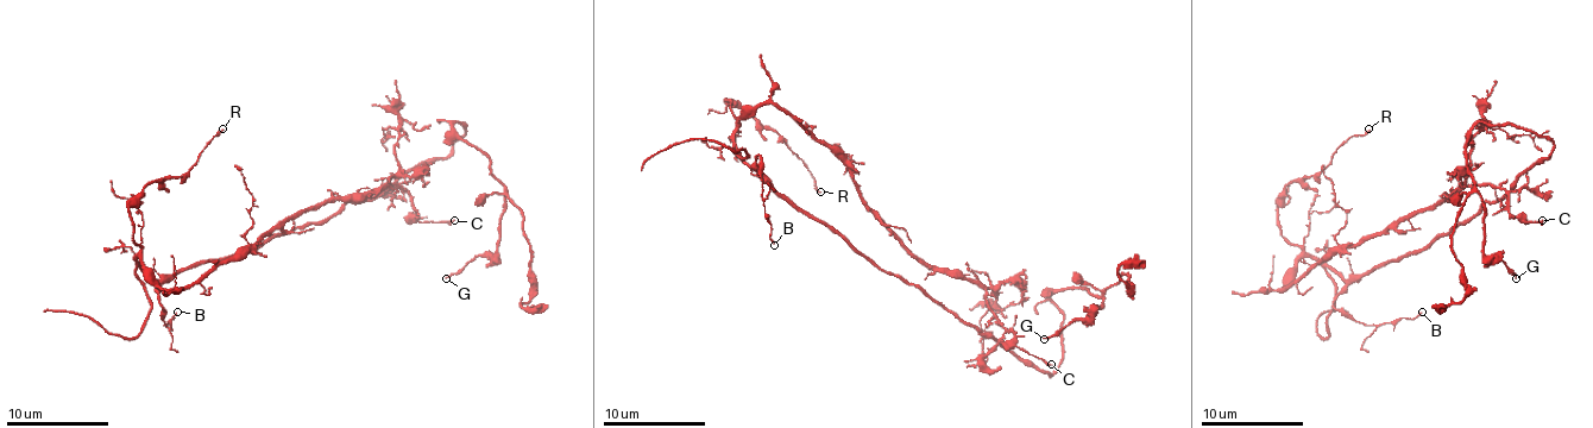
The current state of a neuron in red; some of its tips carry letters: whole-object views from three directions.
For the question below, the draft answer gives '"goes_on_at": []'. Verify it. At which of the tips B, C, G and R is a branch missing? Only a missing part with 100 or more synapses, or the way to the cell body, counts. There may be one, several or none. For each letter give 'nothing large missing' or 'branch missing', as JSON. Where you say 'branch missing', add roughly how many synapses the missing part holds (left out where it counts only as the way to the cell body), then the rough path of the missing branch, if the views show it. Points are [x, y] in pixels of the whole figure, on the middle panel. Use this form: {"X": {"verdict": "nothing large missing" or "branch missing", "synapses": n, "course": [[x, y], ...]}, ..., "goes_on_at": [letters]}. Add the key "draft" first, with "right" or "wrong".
{"draft": "right", "B": {"verdict": "nothing large missing"}, "C": {"verdict": "nothing large missing"}, "G": {"verdict": "nothing large missing"}, "R": {"verdict": "nothing large missing"}, "goes_on_at": []}

